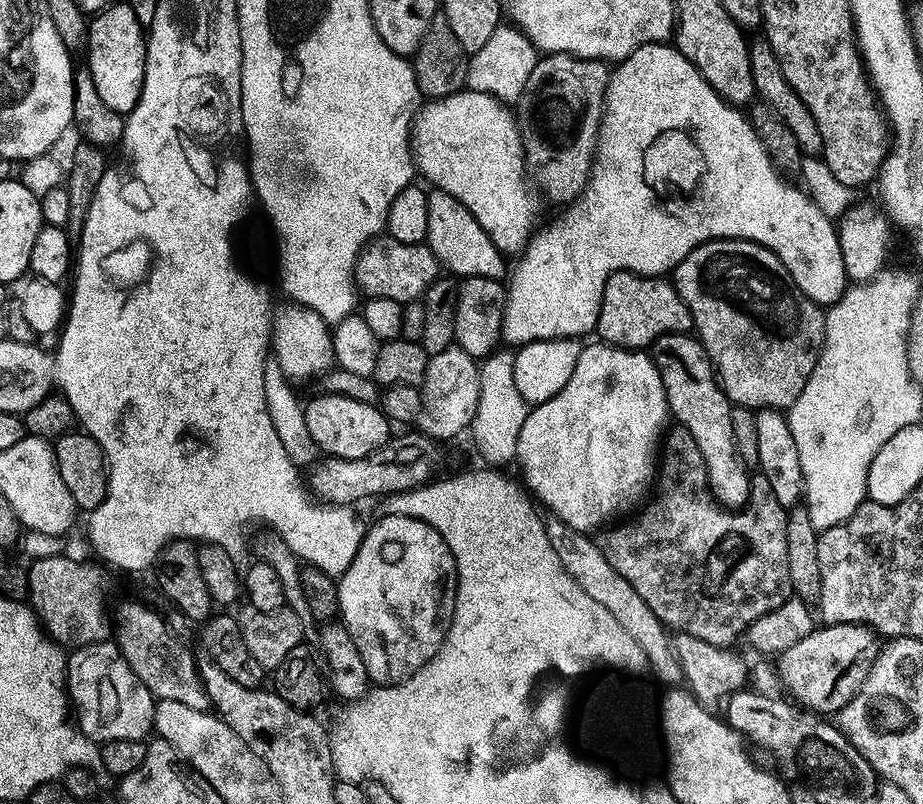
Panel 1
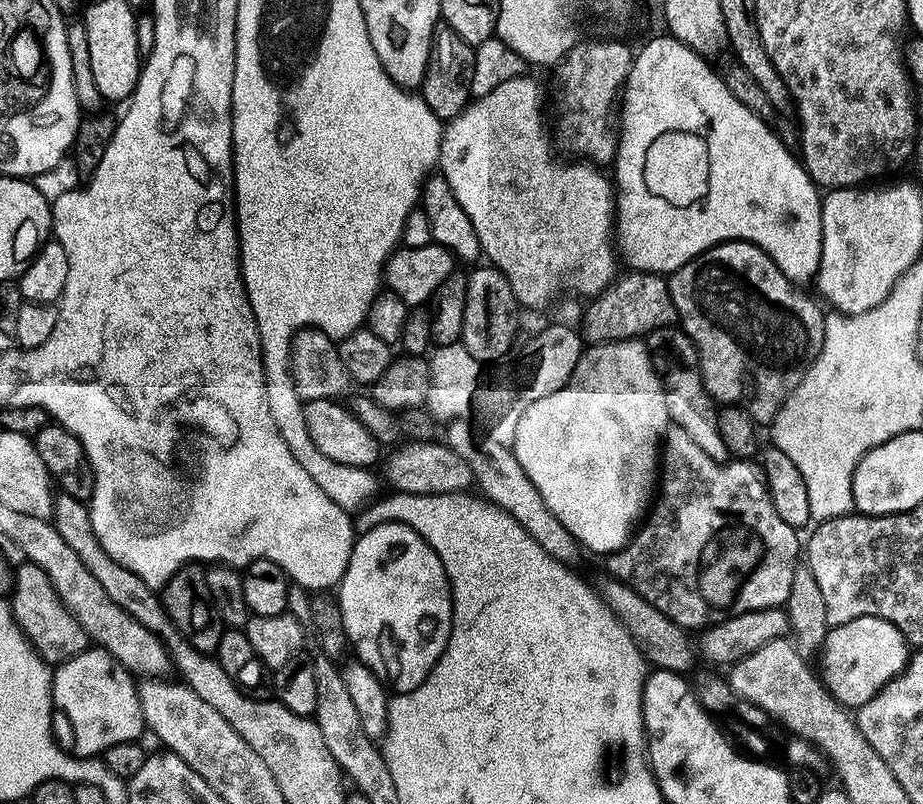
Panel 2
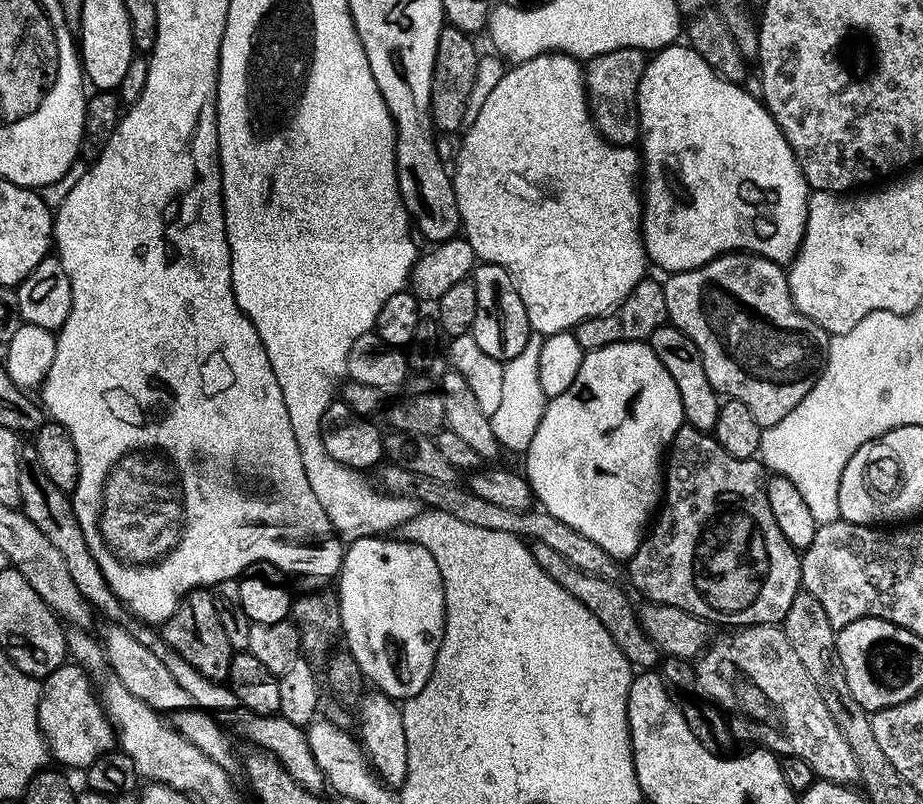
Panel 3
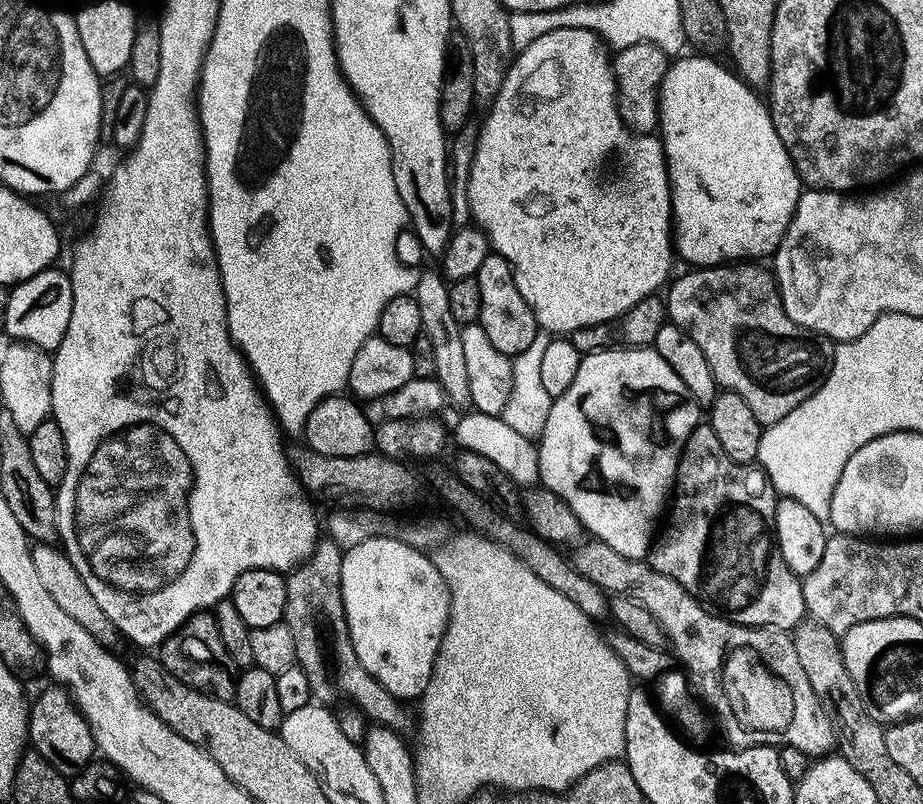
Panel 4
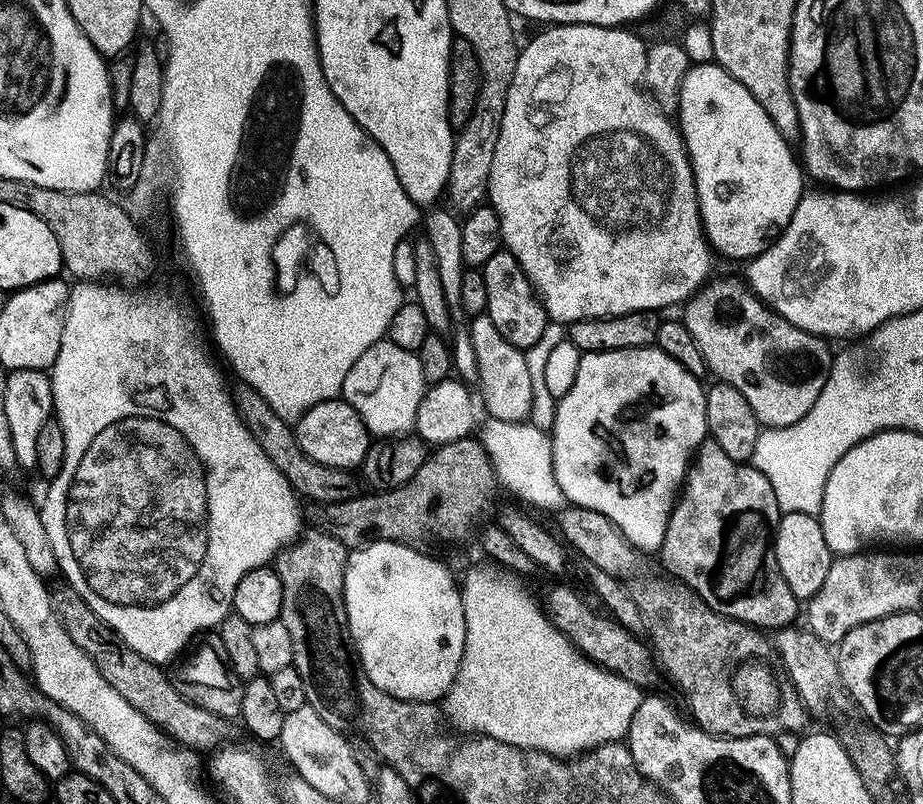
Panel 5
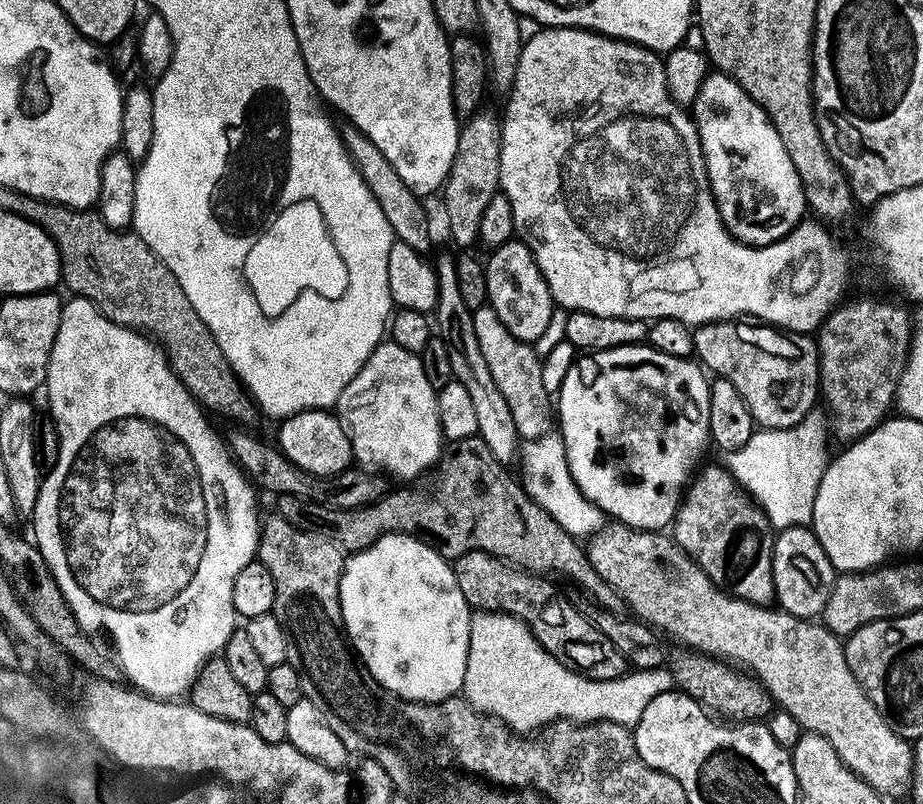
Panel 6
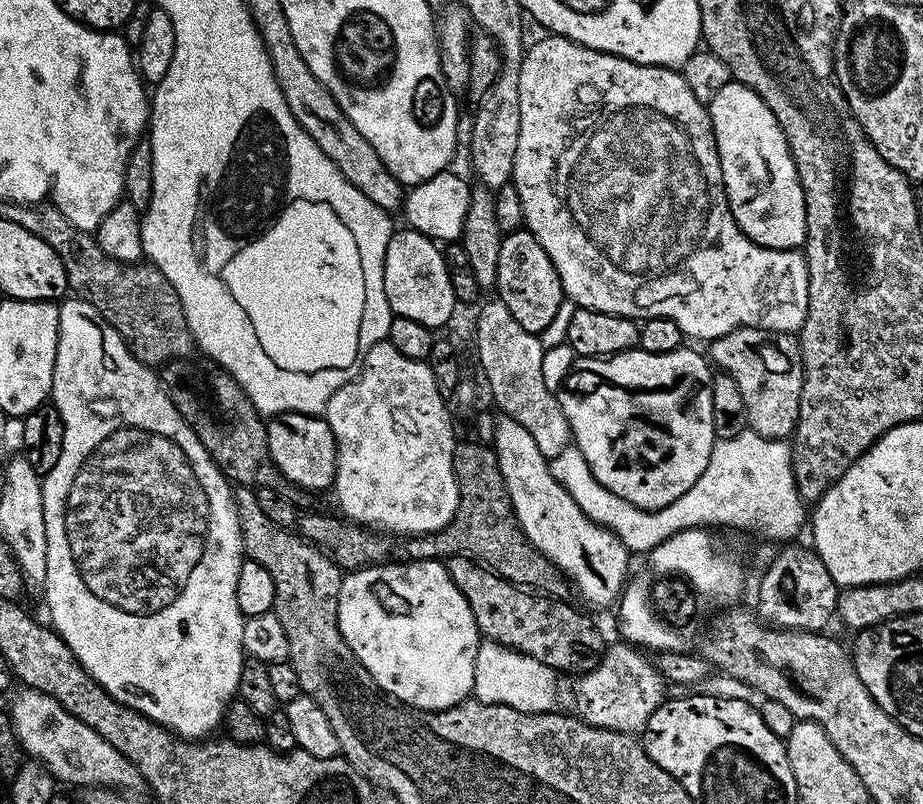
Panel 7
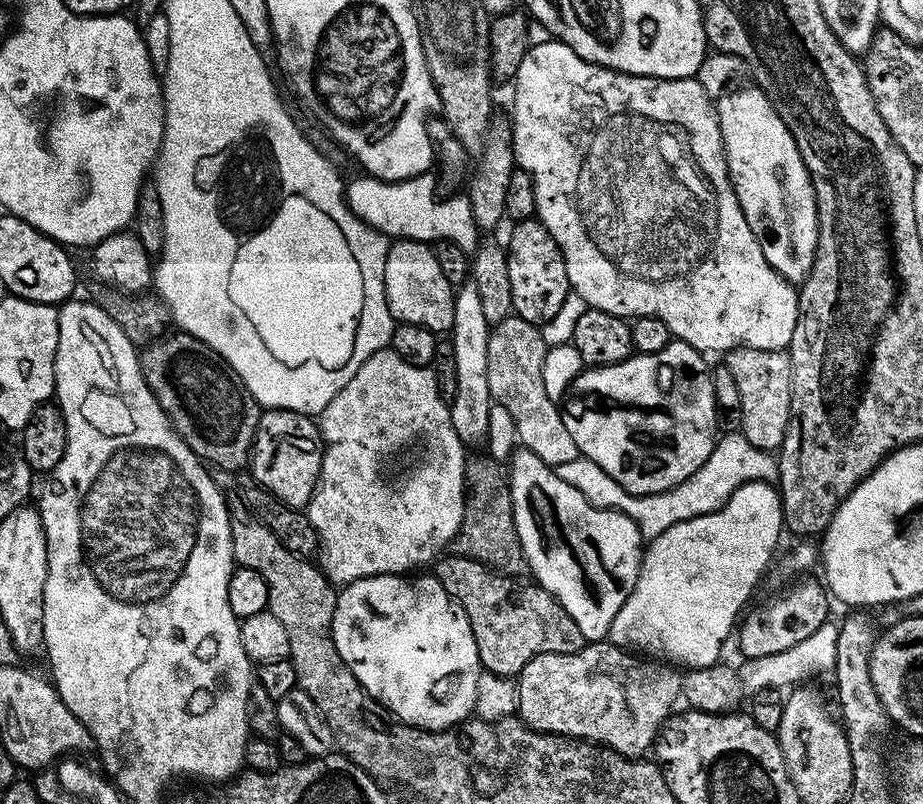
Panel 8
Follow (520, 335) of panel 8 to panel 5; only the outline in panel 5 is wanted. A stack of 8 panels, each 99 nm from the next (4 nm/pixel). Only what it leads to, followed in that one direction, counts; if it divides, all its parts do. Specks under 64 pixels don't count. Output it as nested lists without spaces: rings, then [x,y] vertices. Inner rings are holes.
[[[487,314],[471,317],[470,331],[474,342],[474,355],[478,357],[478,396],[482,401],[483,411],[485,408],[491,419],[512,423],[527,421],[532,415],[533,398],[525,353],[506,342],[502,334],[498,334],[498,329],[494,327],[494,322],[490,322]]]

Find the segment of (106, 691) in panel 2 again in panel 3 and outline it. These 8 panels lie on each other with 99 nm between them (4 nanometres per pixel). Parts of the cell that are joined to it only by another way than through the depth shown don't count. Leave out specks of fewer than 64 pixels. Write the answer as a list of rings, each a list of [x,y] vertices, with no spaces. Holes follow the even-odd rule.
[[[66,662],[54,674],[43,677],[40,690],[40,705],[38,706],[38,722],[40,732],[44,736],[44,743],[48,745],[51,759],[57,765],[68,768],[80,768],[87,770],[102,754],[113,751],[118,737],[112,727],[112,721],[108,719],[108,713],[104,711],[103,703],[97,689],[92,689],[93,677],[85,669],[75,662]]]

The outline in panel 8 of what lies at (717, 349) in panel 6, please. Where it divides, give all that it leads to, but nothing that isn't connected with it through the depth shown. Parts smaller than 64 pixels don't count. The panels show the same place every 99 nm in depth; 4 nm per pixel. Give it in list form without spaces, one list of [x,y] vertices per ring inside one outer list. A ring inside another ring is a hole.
[[[732,348],[722,362],[734,374],[738,382],[738,394],[742,406],[742,422],[739,431],[754,446],[765,450],[779,449],[784,441],[790,418],[790,386],[792,363],[784,350],[758,350],[757,348]]]

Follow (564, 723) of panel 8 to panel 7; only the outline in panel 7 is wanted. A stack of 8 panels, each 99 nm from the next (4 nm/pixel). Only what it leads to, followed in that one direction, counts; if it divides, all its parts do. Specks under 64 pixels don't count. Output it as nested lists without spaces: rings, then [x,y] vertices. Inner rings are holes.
[[[622,640],[605,647],[604,655],[596,664],[594,670],[583,673],[579,677],[576,692],[581,699],[579,717],[587,724],[596,728],[614,729],[616,732],[625,732],[628,735],[641,733],[649,722],[650,714],[664,703],[668,690],[667,683],[661,673],[657,670],[655,663],[645,656],[639,649]]]

